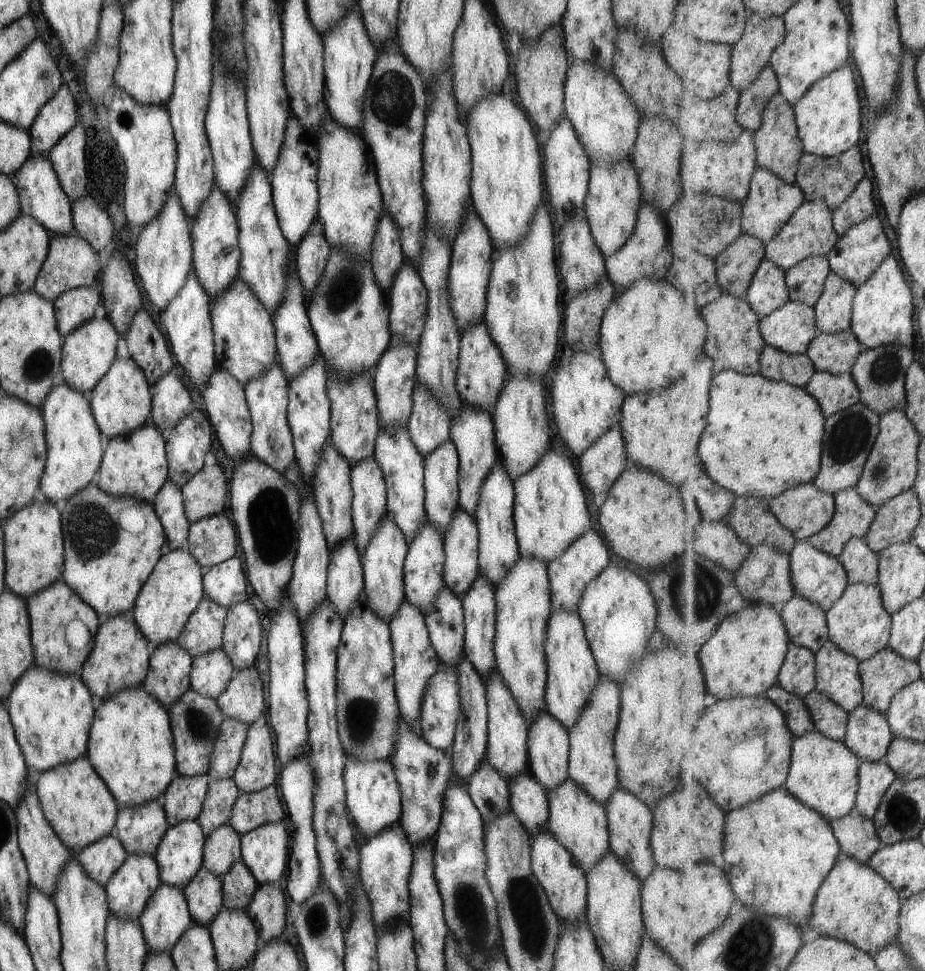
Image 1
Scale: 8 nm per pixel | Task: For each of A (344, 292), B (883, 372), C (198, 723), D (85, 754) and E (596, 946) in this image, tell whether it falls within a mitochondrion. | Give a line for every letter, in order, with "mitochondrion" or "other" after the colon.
A: mitochondrion
B: mitochondrion
C: mitochondrion
D: other
E: other

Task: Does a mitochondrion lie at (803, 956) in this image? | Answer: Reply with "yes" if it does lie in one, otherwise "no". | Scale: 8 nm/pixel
no

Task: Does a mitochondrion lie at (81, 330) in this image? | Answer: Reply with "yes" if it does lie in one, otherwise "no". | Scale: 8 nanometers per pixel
no

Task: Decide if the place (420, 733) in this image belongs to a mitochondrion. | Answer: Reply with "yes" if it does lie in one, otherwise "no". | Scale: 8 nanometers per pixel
no

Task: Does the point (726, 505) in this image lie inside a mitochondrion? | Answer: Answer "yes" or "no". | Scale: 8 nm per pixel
no

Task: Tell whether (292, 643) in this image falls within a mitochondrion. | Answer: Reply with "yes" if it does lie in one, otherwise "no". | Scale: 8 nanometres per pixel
no

